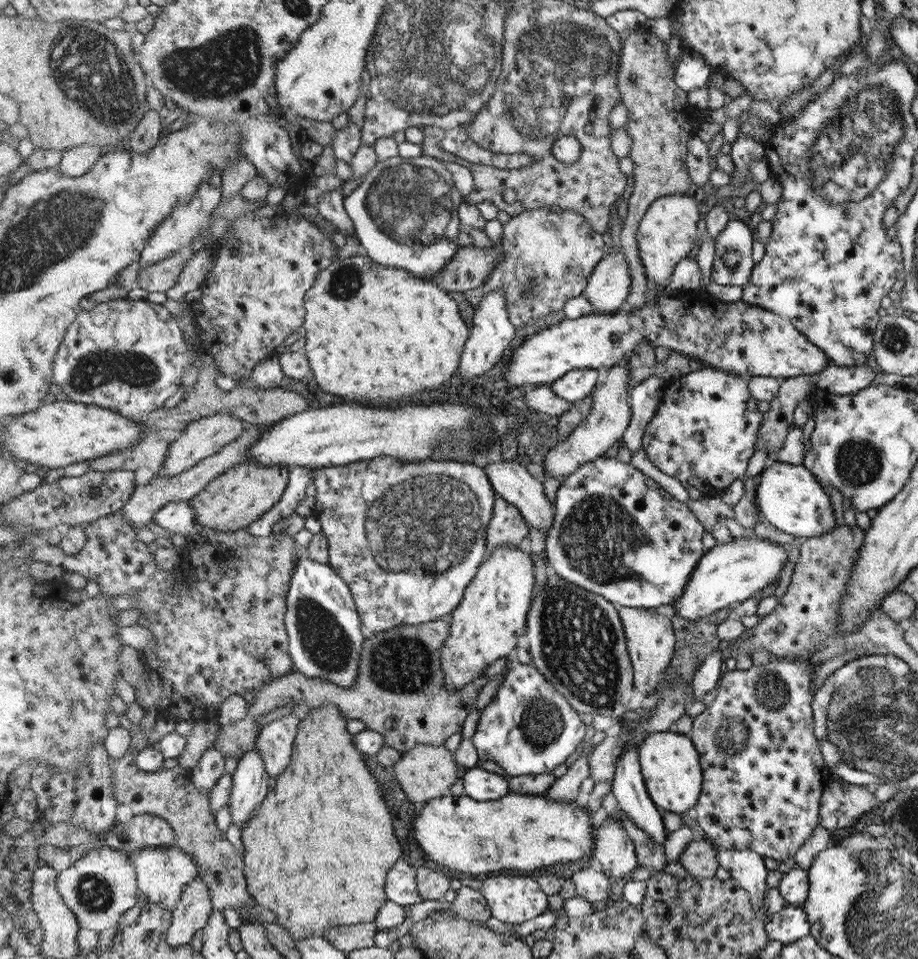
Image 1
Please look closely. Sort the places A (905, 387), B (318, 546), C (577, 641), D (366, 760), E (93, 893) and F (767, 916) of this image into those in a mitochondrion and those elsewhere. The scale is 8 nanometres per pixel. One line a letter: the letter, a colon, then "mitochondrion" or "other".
A: other
B: other
C: mitochondrion
D: other
E: mitochondrion
F: other

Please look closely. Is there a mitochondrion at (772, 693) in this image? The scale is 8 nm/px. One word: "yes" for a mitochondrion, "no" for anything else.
yes

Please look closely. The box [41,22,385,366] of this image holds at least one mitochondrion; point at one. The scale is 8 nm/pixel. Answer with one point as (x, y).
(93, 74)

